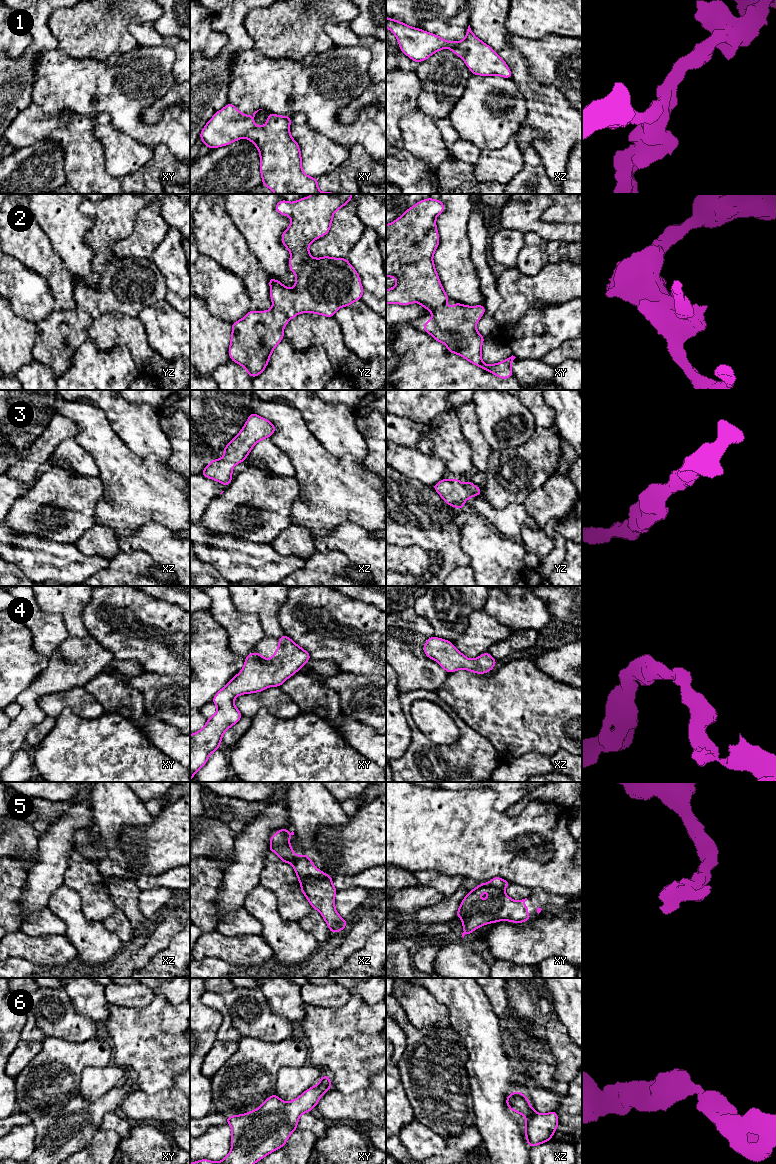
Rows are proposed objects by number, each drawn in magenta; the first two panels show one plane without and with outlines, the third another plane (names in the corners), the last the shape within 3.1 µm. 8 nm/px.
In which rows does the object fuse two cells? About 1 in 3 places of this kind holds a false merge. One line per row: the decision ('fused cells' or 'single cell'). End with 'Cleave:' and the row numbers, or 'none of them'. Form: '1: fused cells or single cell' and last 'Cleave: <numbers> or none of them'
1: single cell
2: single cell
3: single cell
4: single cell
5: fused cells
6: single cell
Cleave: 5

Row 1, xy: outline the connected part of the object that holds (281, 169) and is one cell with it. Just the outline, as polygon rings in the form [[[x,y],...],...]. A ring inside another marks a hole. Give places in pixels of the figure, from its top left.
[[[228,103],[223,109],[217,111],[213,115],[213,117],[206,123],[206,125],[202,129],[199,137],[203,141],[203,144],[208,146],[210,149],[218,148],[218,147],[221,147],[221,146],[227,146],[227,145],[231,144],[234,141],[241,140],[243,137],[250,140],[257,147],[257,149],[259,151],[259,155],[260,155],[260,173],[261,173],[261,176],[262,176],[262,184],[265,185],[266,187],[268,187],[274,194],[340,194],[340,193],[331,193],[331,192],[325,192],[325,193],[321,192],[318,188],[317,179],[314,178],[314,177],[307,176],[303,172],[300,147],[299,147],[298,143],[290,135],[291,116],[280,116],[280,115],[276,115],[276,114],[273,114],[273,113],[269,112],[266,124],[264,126],[257,126],[254,123],[253,119],[255,117],[255,114],[259,110],[255,111],[253,113],[253,116],[251,117],[250,115],[241,113],[233,104]],[[259,109],[259,110],[262,110],[262,109]]]

